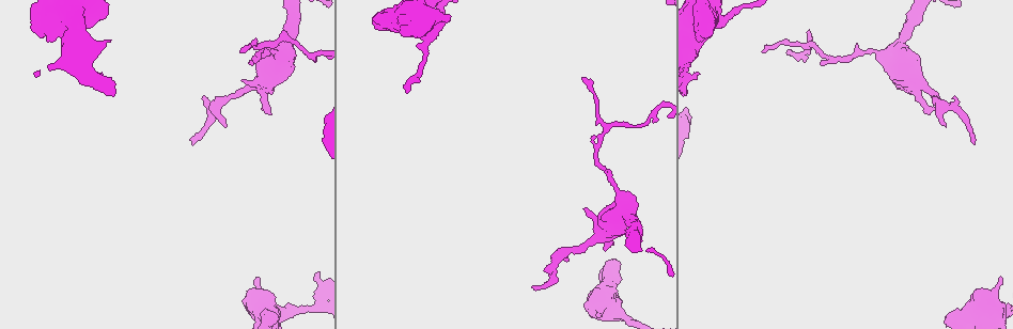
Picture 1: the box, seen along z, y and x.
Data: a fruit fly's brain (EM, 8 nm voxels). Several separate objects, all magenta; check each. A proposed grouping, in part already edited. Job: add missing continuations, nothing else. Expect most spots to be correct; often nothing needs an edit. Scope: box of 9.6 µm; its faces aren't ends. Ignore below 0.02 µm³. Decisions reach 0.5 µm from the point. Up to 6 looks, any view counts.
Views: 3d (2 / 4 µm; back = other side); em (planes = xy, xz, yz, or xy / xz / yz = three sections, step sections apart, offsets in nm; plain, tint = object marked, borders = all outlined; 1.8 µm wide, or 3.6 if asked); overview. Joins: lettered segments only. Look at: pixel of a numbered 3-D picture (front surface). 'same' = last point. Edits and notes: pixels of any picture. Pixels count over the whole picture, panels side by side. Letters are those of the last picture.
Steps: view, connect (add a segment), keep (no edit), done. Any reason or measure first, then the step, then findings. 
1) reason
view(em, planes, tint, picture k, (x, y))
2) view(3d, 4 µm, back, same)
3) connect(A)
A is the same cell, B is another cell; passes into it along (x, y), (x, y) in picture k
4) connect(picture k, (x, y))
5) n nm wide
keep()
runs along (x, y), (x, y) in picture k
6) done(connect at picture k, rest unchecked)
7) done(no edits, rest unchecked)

thin end
view(em, planes, borders, picture 1, (973, 142))

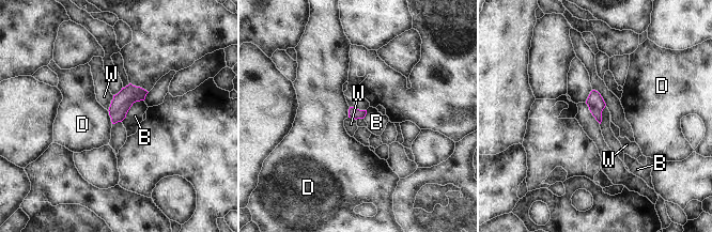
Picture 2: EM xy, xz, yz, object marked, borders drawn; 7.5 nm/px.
80 nm wide
keep()
B, D and W are other cells; border along (113, 95), (108, 110) in picture 2; no lettered segment goes on from it

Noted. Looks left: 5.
an open end
view(em, 3.6 µm, yz, step 4, borders, picture 1, (585, 209))

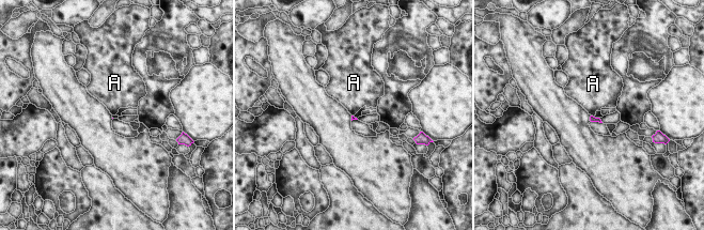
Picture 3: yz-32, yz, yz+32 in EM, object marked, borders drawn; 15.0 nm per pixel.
view(em, 3.6 µm, planes, borders, same)

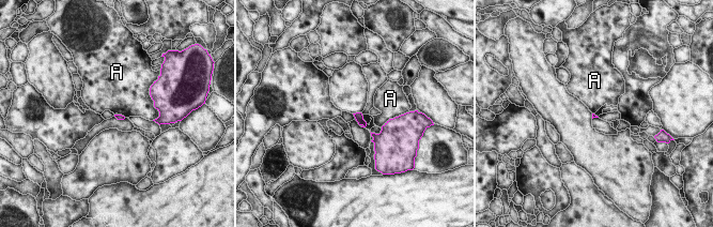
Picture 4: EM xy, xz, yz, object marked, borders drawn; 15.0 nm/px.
keep()
A is another cell; border along (391, 118), (381, 127) in picture 4; none of them fits

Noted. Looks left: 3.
abrupt turn
view(em, planes, tint, picture 1, (791, 53))

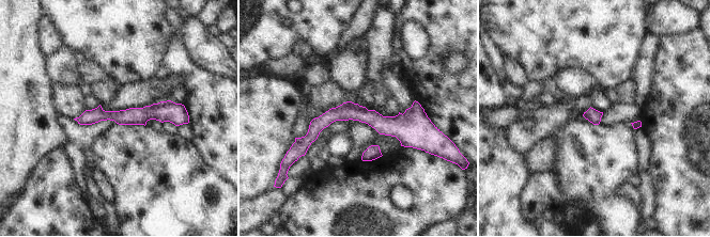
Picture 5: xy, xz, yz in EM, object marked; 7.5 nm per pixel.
view(em, planes, borders, same)

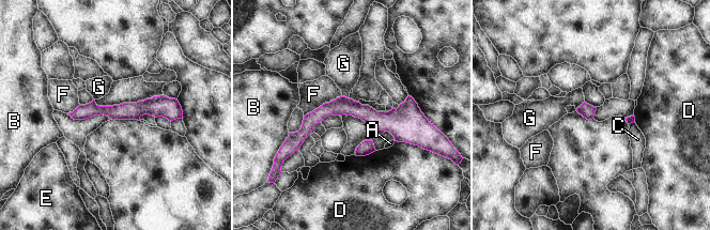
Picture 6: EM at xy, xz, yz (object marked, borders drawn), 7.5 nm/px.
100 nm wide
keep()
A, B, C, D, E, F and G are other cells; runs along (416, 118), (328, 108), (292, 135) in picture 6; no lettered segment goes on from it

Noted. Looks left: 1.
done(no edits, rest unchecked)

